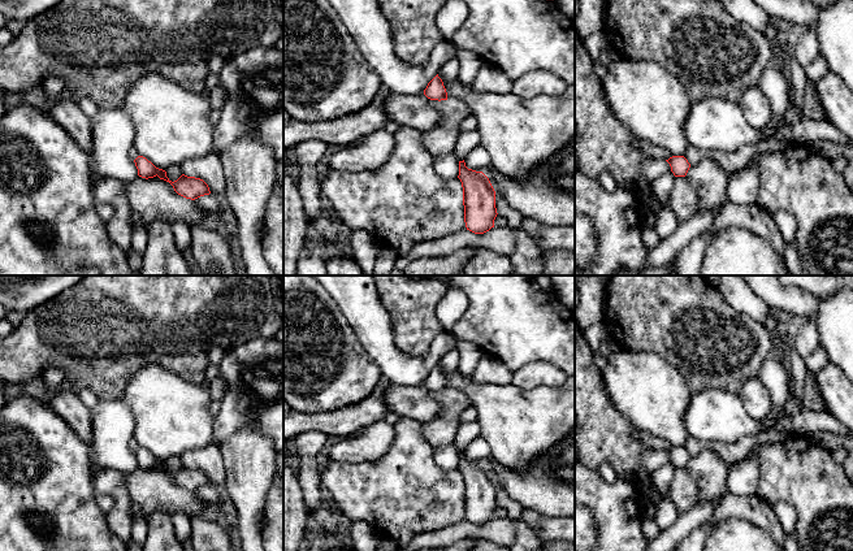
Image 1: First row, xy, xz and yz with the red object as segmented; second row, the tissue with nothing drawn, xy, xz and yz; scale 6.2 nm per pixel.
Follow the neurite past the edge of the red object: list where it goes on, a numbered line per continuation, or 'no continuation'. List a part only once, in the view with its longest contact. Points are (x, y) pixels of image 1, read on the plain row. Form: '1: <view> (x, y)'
no continuation

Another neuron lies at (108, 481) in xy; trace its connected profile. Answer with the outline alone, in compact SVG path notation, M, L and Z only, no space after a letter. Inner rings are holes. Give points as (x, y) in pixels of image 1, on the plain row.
M105 468L94 476L94 490L108 494L114 499L113 508L107 512L111 532L122 542L131 539L131 499L127 493L126 473Z

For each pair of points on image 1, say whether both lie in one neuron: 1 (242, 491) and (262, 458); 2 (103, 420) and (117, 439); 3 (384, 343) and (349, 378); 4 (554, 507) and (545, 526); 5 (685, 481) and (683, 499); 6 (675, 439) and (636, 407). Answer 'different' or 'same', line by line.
1: same
2: same
3: different
4: different
5: same
6: same

